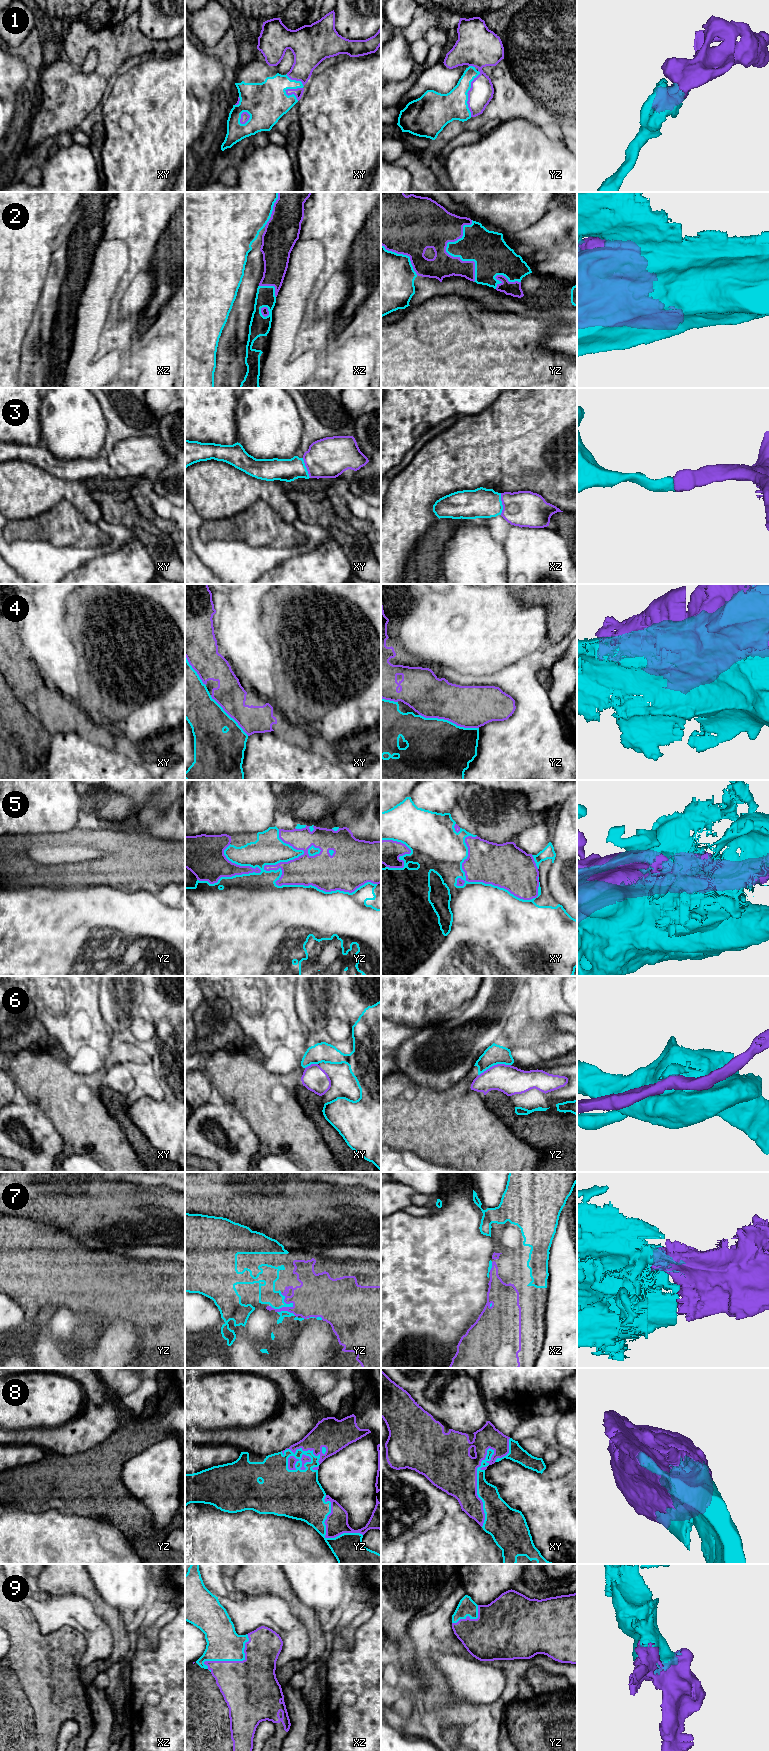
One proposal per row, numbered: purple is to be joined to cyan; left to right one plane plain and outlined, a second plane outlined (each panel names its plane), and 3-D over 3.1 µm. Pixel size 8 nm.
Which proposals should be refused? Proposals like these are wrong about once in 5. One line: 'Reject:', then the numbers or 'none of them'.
Reject: 2, 4, 5, 6

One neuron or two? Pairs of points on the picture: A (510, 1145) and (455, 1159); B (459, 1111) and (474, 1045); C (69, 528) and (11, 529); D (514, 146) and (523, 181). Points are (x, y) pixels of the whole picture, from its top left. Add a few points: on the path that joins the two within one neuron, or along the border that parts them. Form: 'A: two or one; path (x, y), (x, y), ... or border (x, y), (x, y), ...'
A: one; path (496, 1148), (469, 1148)
B: two; border (474, 1066), (462, 1079), (449, 1087)
C: one; path (55, 528), (25, 529)
D: one; path (516, 155), (516, 172)

